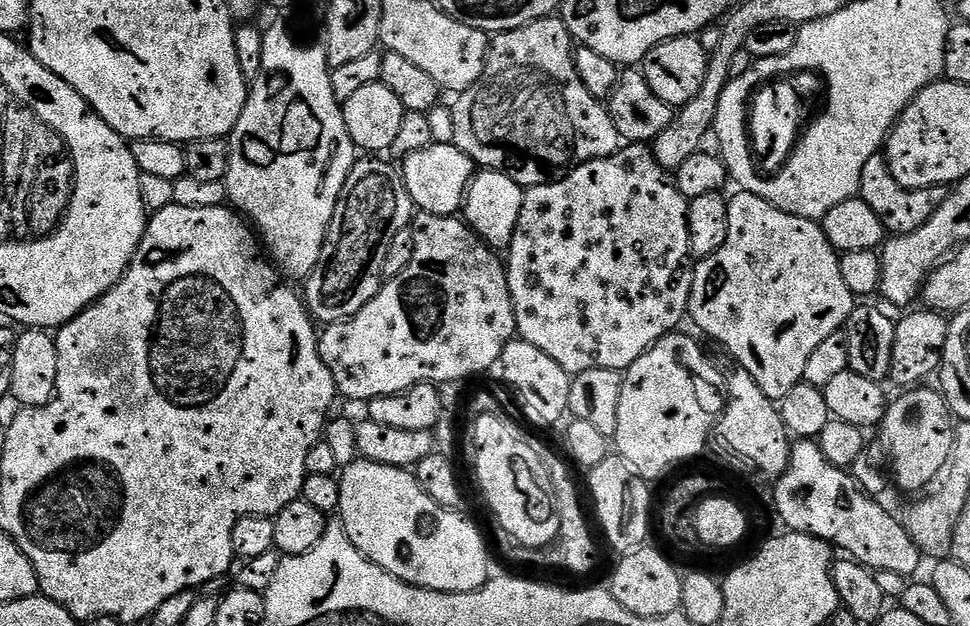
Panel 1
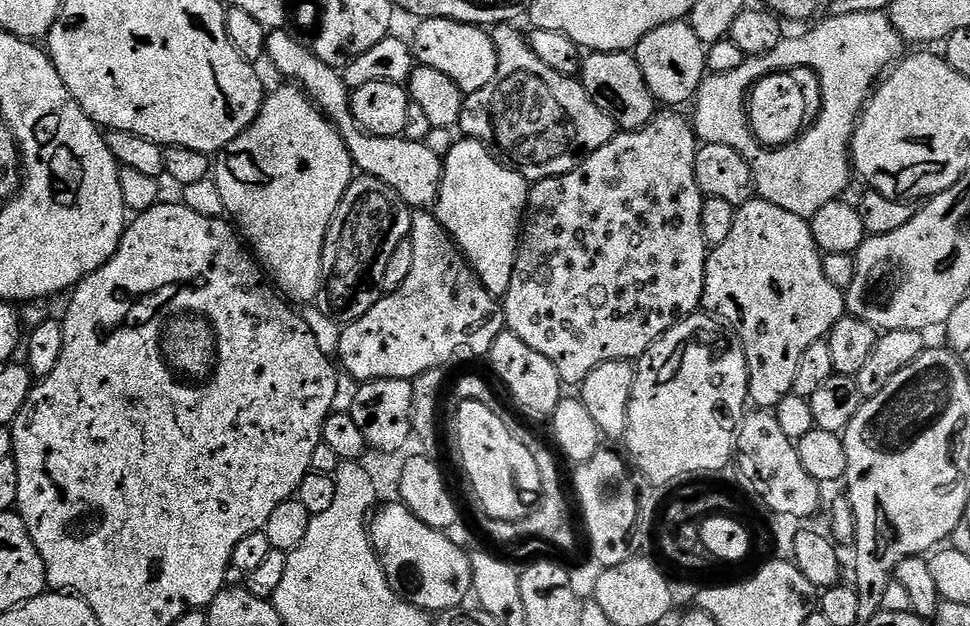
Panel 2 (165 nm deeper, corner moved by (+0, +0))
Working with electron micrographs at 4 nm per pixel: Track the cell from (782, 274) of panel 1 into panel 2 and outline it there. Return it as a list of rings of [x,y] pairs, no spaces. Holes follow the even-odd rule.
[[[753,198],[736,210],[734,226],[730,230],[730,235],[727,236],[726,242],[722,242],[722,246],[709,251],[706,274],[704,275],[702,308],[705,313],[715,316],[717,320],[727,325],[734,333],[736,339],[740,341],[740,345],[743,346],[746,354],[746,366],[748,367],[748,398],[757,409],[774,410],[778,406],[778,402],[782,402],[782,398],[792,395],[794,374],[798,371],[798,362],[802,359],[803,352],[814,342],[825,339],[828,333],[831,332],[832,327],[846,315],[845,293],[838,286],[826,282],[826,270],[822,270],[823,261],[824,256],[820,247],[814,242],[812,225],[805,217],[798,214],[790,214],[790,210],[782,210],[782,206],[774,206],[770,202],[759,198]]]

